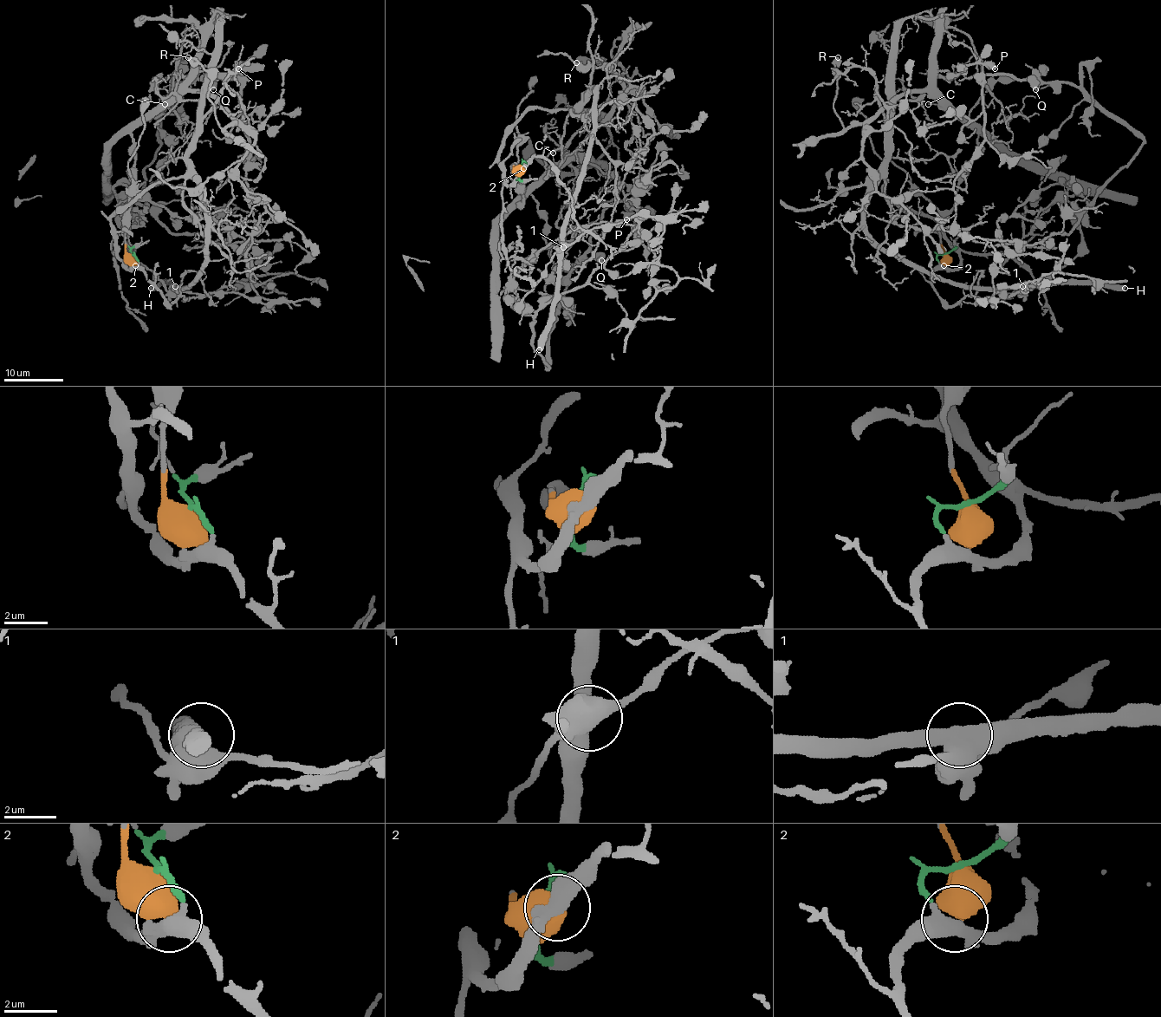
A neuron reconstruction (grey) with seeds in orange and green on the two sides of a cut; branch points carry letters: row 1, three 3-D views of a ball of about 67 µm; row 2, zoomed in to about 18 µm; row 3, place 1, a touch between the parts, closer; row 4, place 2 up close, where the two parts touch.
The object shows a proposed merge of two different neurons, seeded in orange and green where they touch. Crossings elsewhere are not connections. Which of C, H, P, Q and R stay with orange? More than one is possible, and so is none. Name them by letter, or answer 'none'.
C, P, R

